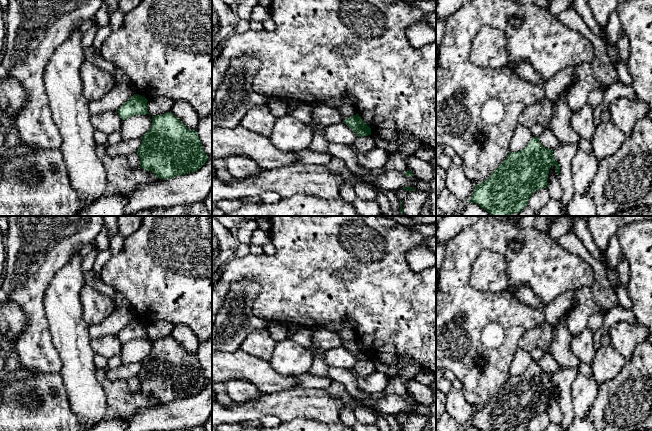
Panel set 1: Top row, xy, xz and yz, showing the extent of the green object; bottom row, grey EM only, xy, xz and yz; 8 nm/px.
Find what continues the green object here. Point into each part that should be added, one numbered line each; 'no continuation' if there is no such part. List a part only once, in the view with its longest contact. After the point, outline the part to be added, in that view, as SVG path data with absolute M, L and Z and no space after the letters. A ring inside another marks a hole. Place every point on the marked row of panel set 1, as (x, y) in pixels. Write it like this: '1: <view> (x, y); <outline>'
no continuation

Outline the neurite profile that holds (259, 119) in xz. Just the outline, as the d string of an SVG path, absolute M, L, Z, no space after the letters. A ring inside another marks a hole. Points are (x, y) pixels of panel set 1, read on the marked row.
M267 104L256 105L244 115L240 125L260 135L269 136L276 119L270 112Z

